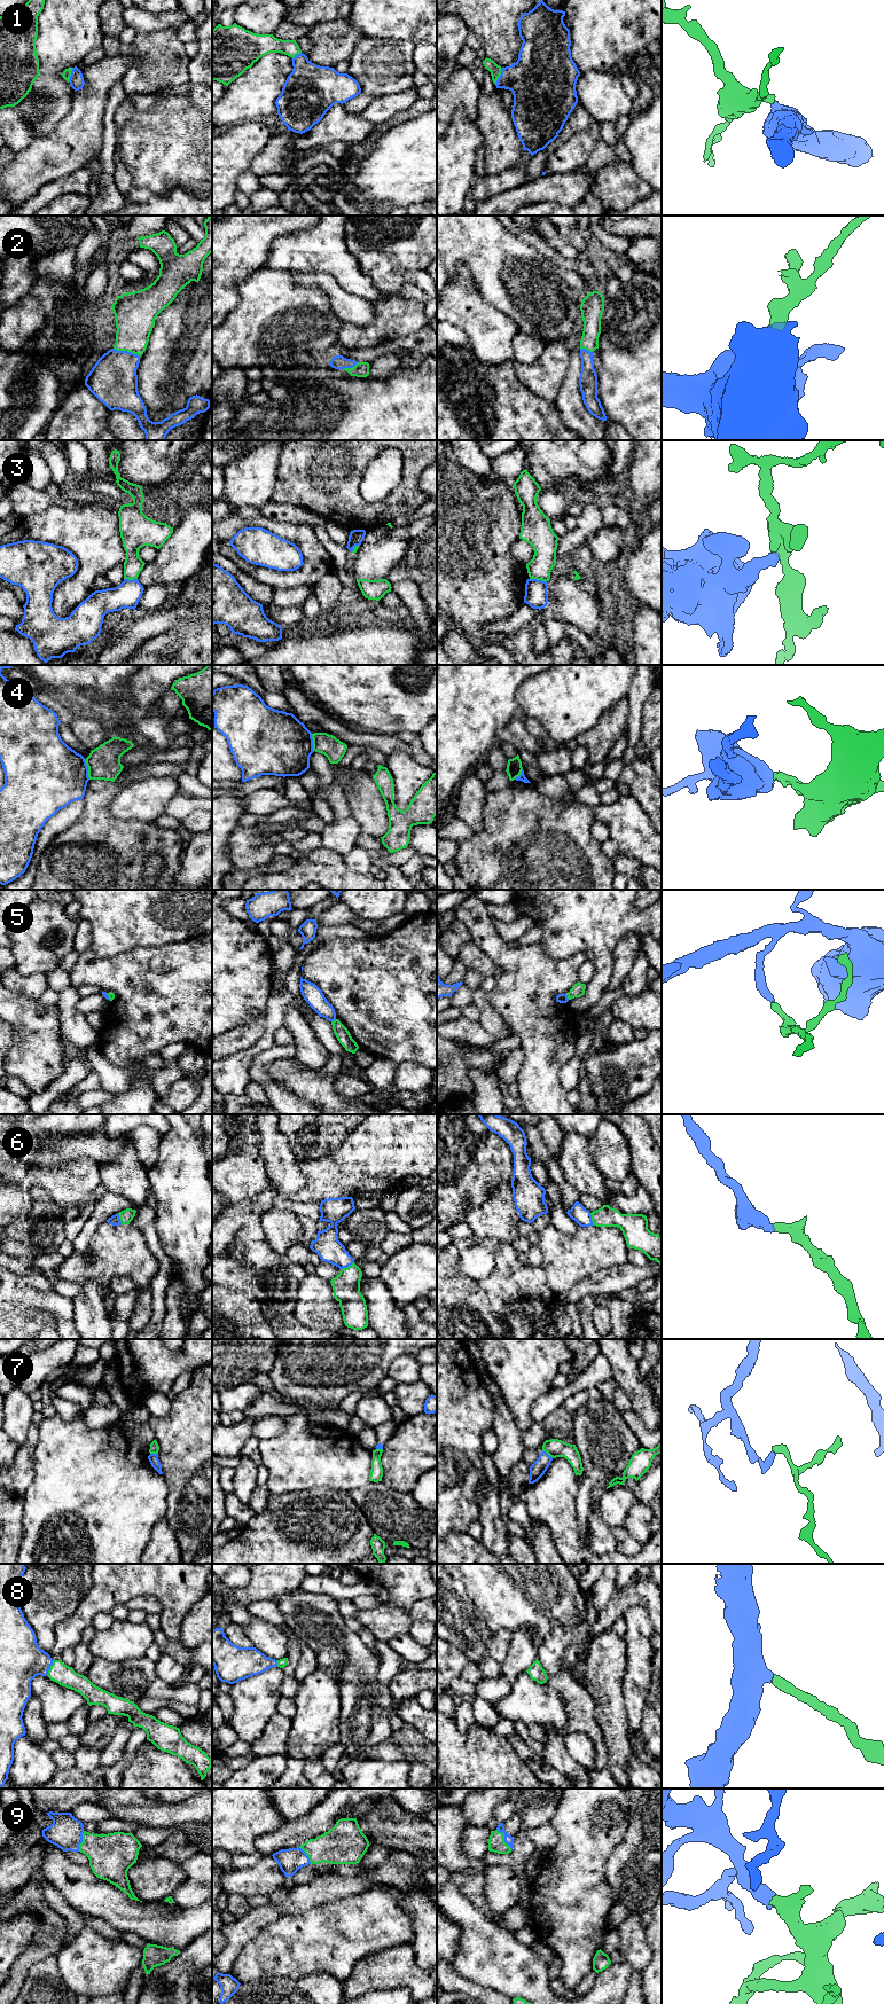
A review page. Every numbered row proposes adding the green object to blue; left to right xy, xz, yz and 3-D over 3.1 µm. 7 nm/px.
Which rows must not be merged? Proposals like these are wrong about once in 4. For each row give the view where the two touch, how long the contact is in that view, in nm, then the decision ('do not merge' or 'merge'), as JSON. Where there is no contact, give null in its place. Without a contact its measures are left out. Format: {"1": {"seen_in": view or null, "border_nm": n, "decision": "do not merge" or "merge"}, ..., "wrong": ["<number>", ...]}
{"1": {"seen_in": "yz", "border_nm": 130, "decision": "merge"}, "2": {"seen_in": "xy", "border_nm": 200, "decision": "merge"}, "3": {"seen_in": "yz", "border_nm": 120, "decision": "do not merge"}, "4": {"seen_in": "xy", "border_nm": 150, "decision": "do not merge"}, "5": {"seen_in": "yz", "border_nm": 50, "decision": "do not merge"}, "6": {"seen_in": "xz", "border_nm": 110, "decision": "merge"}, "7": {"seen_in": "yz", "border_nm": 90, "decision": "do not merge"}, "8": {"seen_in": "xy", "border_nm": 120, "decision": "merge"}, "9": {"seen_in": "yz", "border_nm": 190, "decision": "merge"}, "wrong": ["3", "4", "5", "7"]}

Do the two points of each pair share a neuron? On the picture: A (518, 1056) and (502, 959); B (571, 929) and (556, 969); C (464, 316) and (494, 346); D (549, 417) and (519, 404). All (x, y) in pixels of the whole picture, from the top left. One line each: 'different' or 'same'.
A: different
B: different
C: same
D: same

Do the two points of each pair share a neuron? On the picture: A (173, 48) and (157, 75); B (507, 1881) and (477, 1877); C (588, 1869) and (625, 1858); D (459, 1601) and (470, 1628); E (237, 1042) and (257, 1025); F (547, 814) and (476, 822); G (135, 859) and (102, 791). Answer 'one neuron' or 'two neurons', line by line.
A: one neuron
B: two neurons
C: two neurons
D: one neuron
E: one neuron
F: two neurons
G: one neuron

